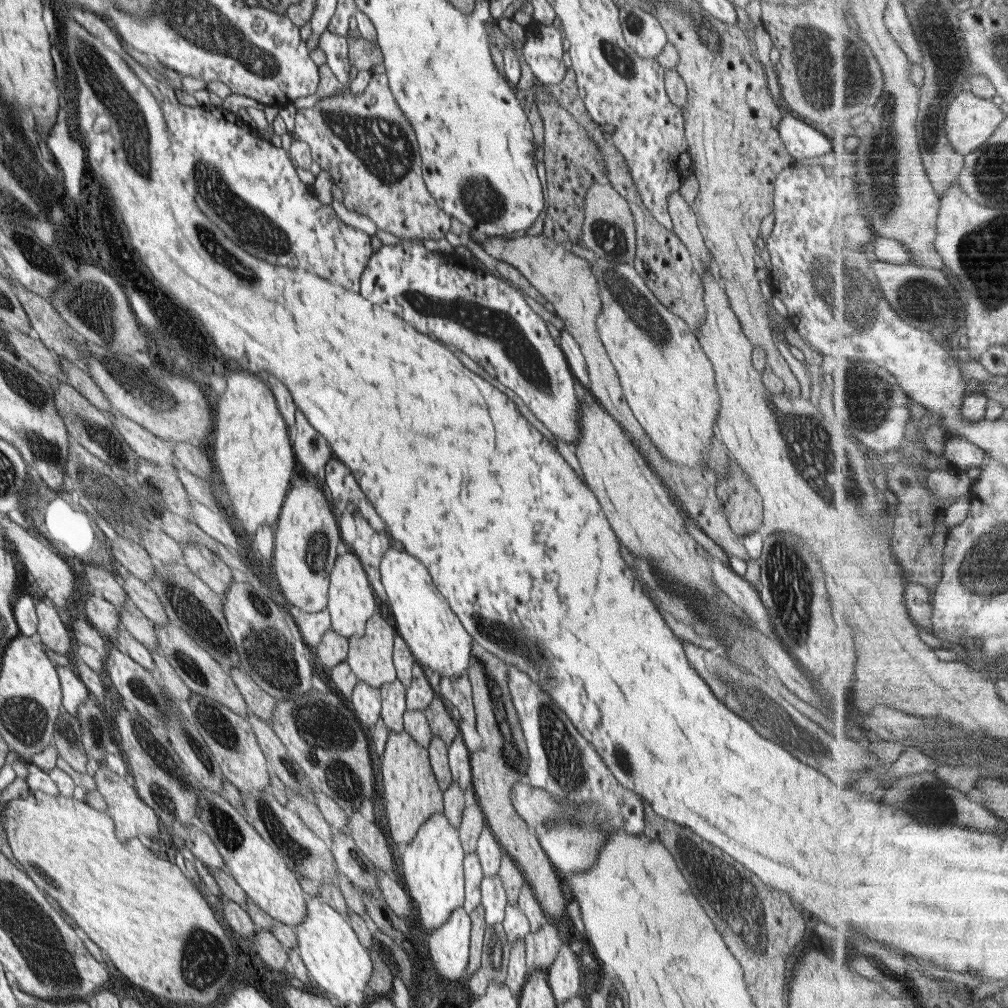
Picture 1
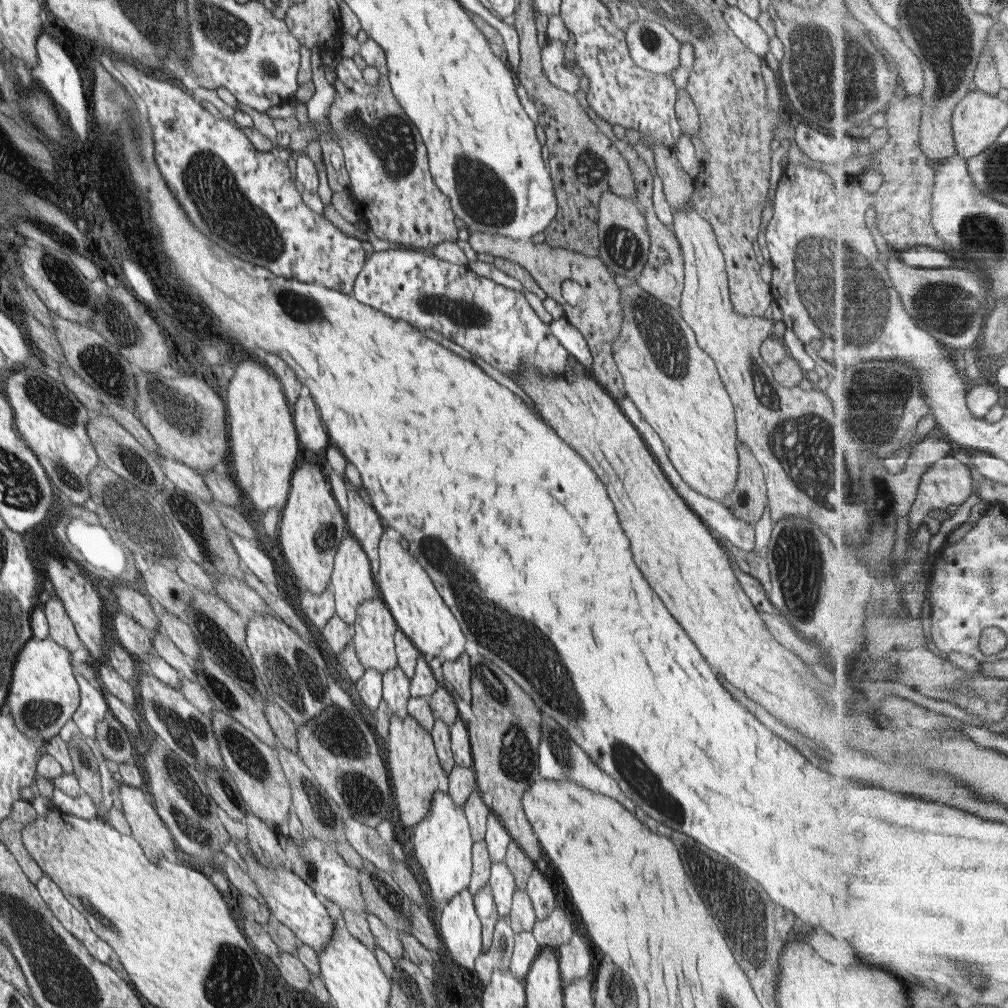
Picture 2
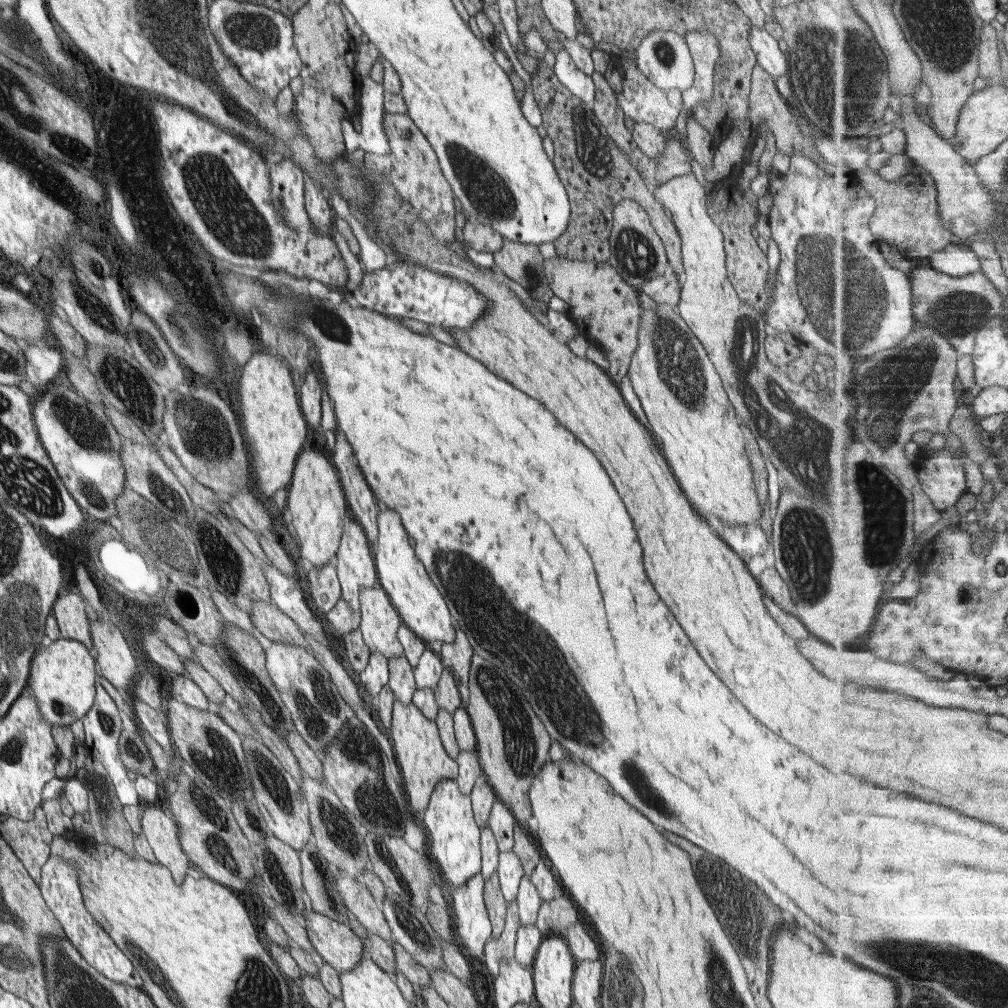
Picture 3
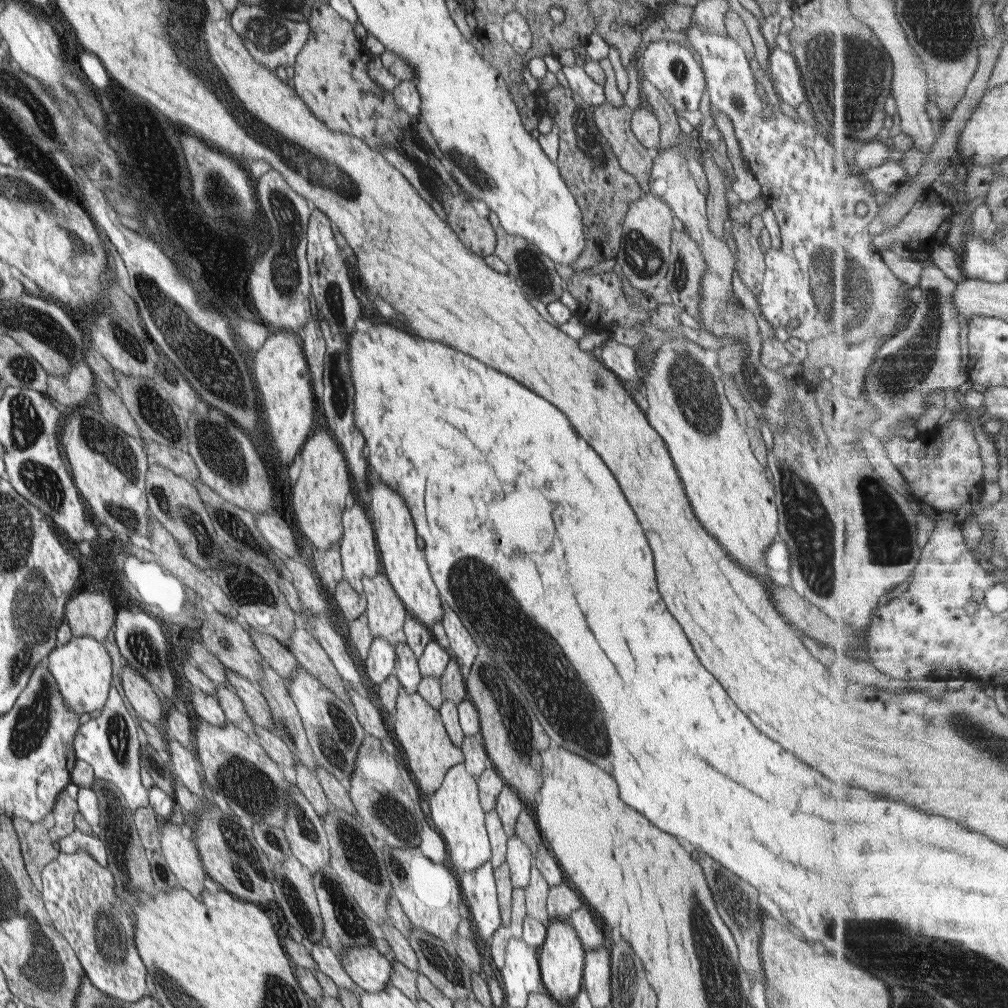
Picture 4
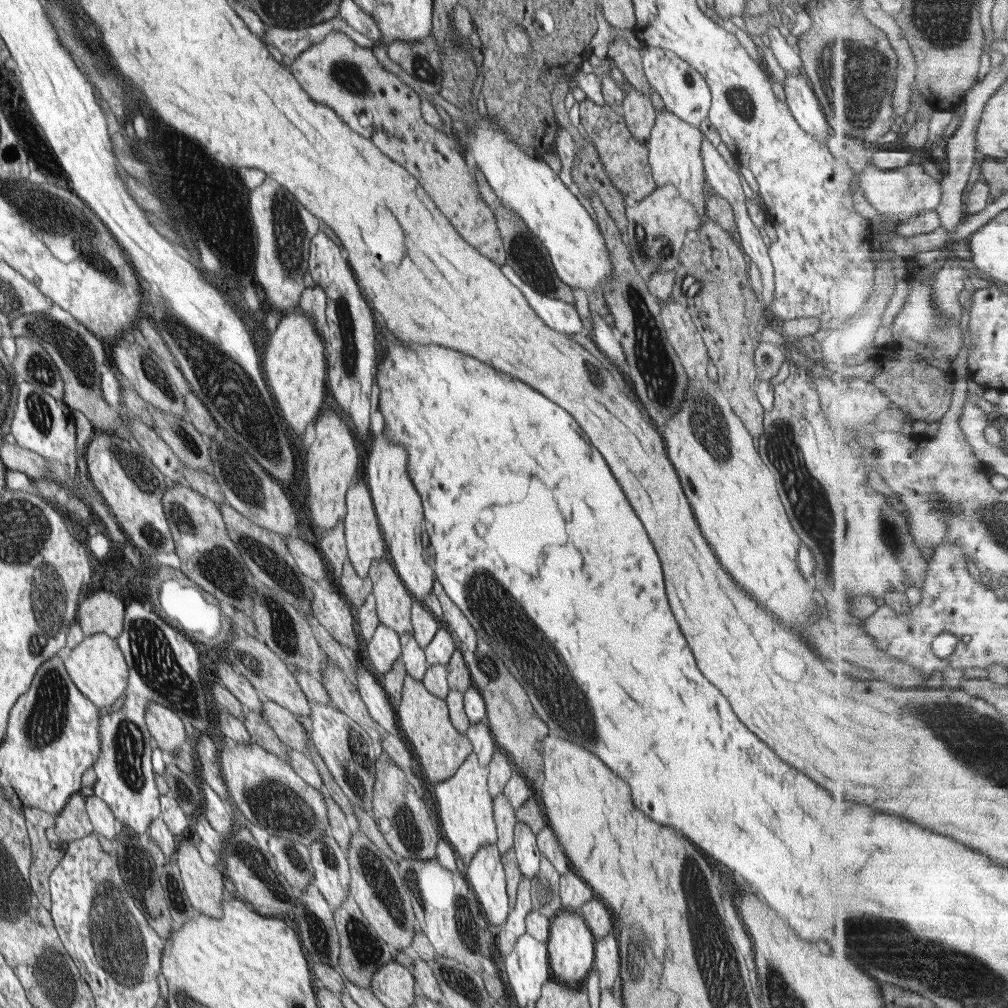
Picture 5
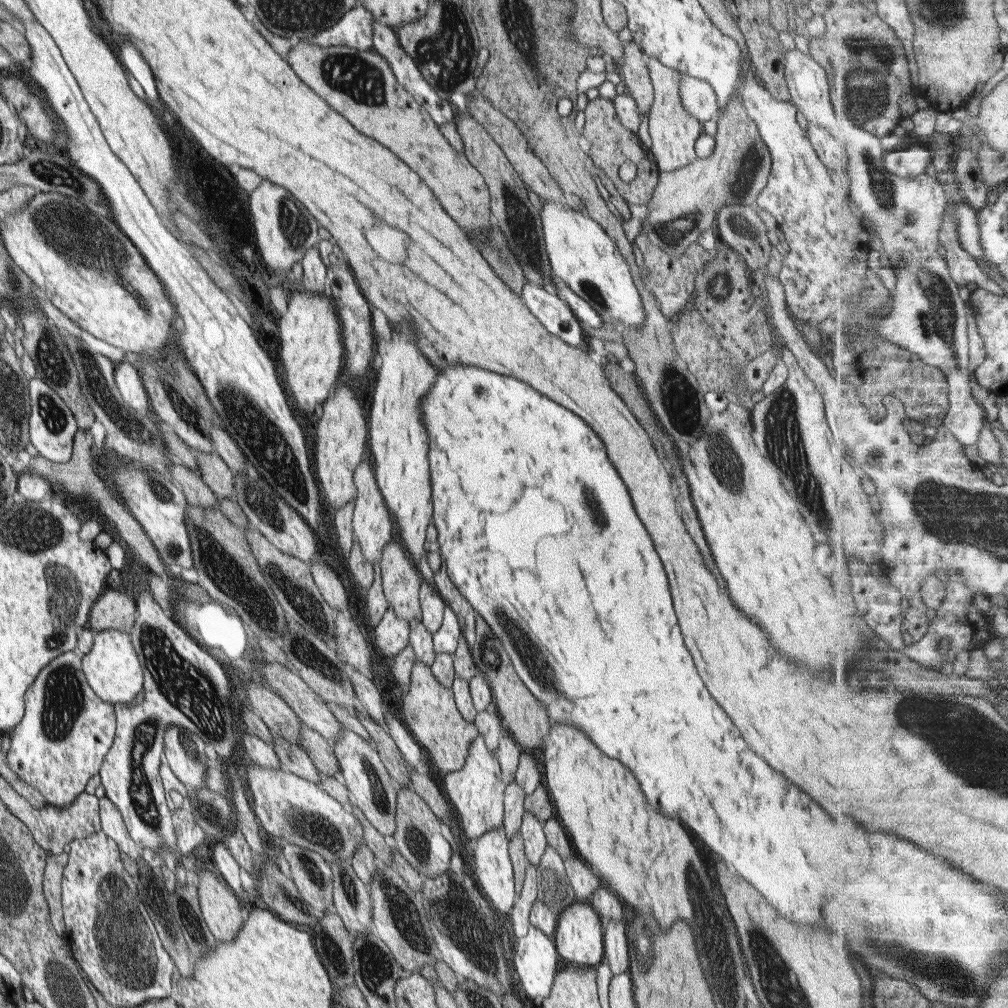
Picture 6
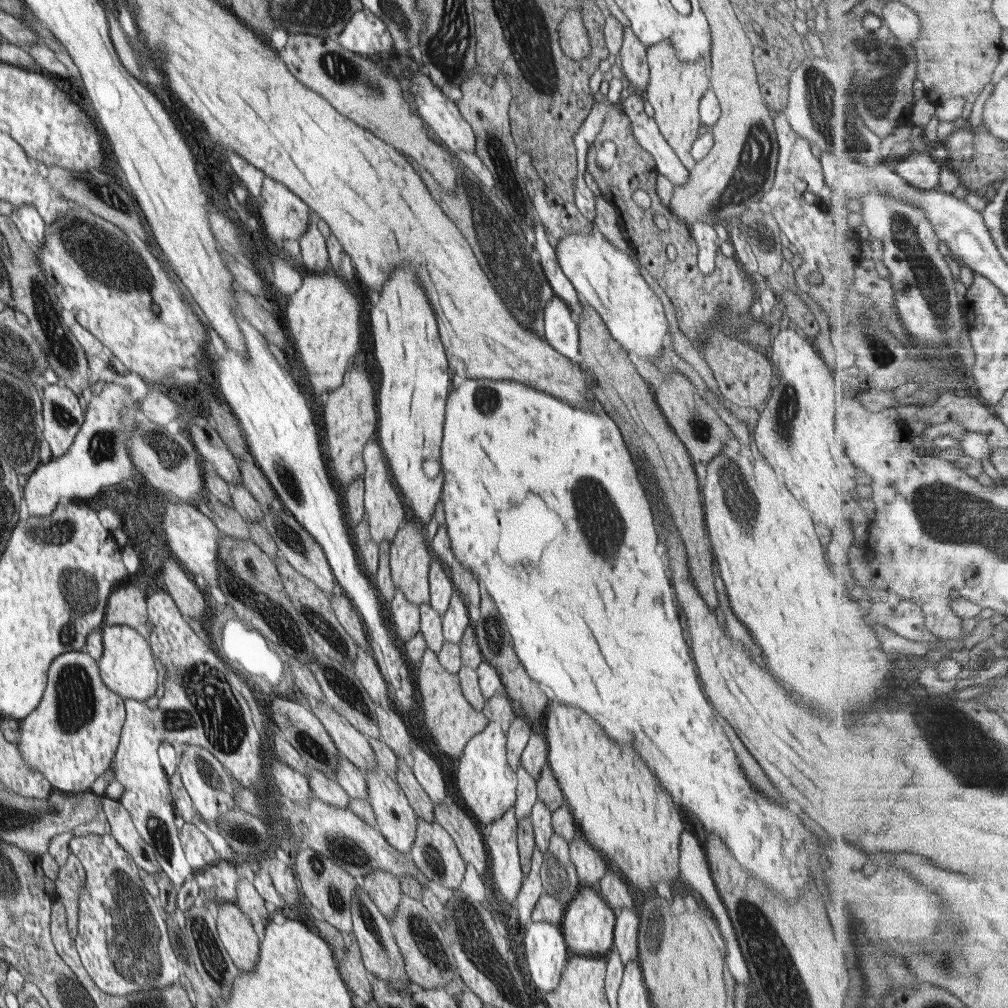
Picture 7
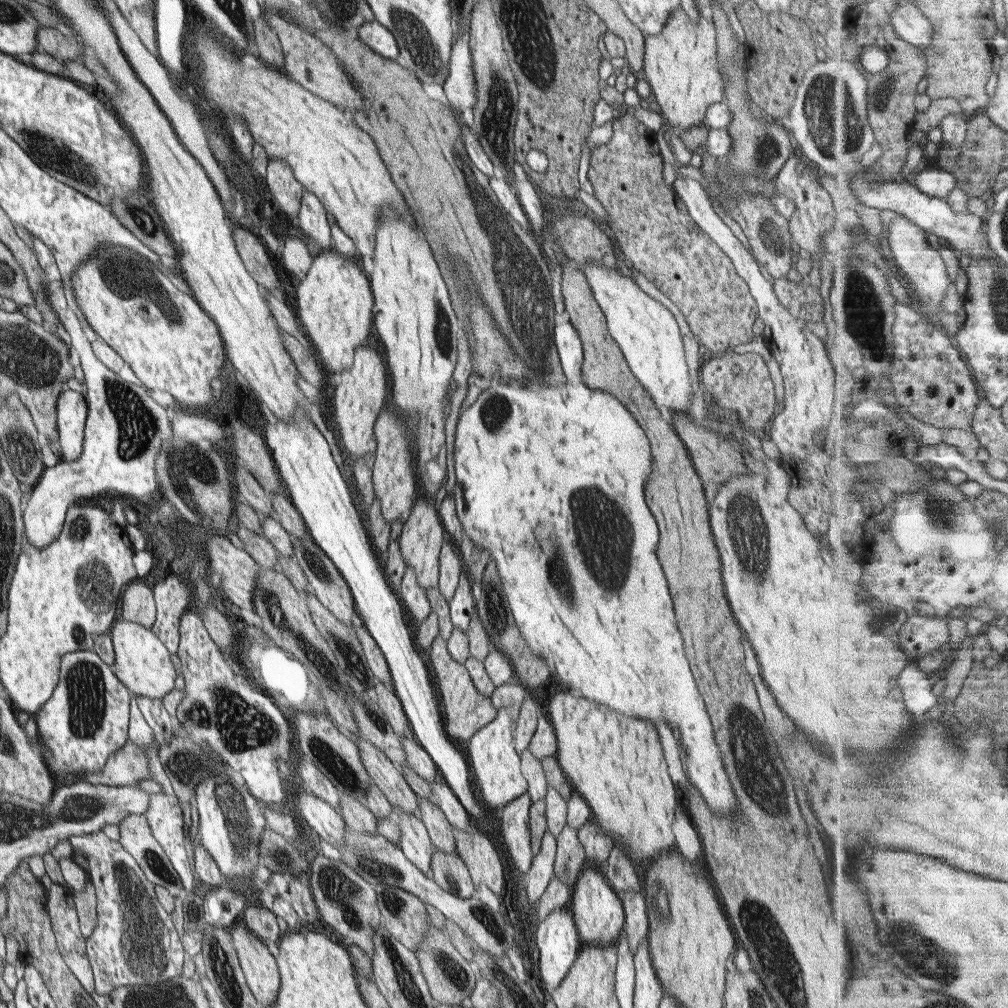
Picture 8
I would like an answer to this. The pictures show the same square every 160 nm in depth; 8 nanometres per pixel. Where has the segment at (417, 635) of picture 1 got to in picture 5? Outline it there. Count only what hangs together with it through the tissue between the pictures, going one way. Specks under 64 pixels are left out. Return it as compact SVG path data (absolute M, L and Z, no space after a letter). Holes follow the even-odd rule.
M383 429L373 438L373 445L366 466L366 480L372 495L372 504L378 526L384 538L388 552L386 557L394 566L406 588L414 599L422 601L433 590L435 572L426 562L424 546L422 546L422 531L424 530L424 508L420 494L408 474L408 453L404 445L393 443Z

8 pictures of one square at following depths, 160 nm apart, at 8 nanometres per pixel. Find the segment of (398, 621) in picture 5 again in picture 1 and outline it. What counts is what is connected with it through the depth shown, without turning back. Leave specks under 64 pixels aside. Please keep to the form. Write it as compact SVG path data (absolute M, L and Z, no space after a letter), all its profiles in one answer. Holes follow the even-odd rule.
M378 611L367 620L364 636L355 636L349 640L347 661L358 680L374 688L380 688L384 683L397 679L393 663L393 645L396 636L395 628L392 628Z

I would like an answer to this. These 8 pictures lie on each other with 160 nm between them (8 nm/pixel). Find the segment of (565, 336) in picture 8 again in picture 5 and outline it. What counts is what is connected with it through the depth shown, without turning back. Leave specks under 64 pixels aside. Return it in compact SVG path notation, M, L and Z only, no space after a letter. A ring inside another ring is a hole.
M509 264L500 266L500 271L522 291L528 305L534 309L546 326L567 335L584 333L582 321L574 306L536 292Z

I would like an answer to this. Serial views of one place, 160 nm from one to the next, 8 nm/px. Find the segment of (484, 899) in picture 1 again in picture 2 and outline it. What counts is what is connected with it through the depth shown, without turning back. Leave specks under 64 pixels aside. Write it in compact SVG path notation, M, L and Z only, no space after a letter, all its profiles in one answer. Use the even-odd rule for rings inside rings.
M505 861L491 863L488 885L491 886L499 918L505 917L511 911L513 894L517 888L514 873Z

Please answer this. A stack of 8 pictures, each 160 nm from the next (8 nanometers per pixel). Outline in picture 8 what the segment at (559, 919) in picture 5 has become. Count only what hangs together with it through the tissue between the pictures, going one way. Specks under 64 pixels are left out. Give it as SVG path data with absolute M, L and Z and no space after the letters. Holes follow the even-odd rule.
M587 865L579 873L572 890L569 907L573 911L575 925L583 946L616 944L625 923L625 912L620 897L610 886L600 866L596 868Z

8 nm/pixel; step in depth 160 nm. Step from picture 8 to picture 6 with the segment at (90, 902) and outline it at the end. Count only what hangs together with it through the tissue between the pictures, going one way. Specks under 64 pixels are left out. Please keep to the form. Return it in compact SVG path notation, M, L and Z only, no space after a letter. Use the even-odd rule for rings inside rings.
M61 852L47 857L43 876L44 896L50 904L50 918L60 936L66 934L62 918L62 881L63 872L68 862L68 854Z

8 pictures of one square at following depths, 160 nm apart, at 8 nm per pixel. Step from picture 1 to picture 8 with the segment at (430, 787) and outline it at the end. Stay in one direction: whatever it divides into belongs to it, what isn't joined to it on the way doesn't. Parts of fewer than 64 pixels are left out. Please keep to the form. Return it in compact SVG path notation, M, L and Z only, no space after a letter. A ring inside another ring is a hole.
M439 634L432 642L427 655L430 656L429 665L432 668L432 672L434 672L434 678L436 678L436 684L438 684L438 692L440 692L440 698L442 698L442 706L444 706L445 731L452 740L464 745L477 730L480 730L480 728L496 718L498 710L492 704L491 696L479 693L479 690L473 685L465 663L460 664L452 658L448 648L446 648L446 642Z

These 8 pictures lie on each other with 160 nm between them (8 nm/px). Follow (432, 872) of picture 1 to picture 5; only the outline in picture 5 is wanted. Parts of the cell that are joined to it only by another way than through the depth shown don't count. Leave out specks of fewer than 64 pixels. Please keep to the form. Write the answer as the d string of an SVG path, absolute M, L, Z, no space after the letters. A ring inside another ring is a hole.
M473 752L451 778L430 788L438 806L436 815L439 828L456 850L456 854L466 863L472 860L481 846L497 842L493 796L488 789L488 775L487 765L481 765L478 755Z

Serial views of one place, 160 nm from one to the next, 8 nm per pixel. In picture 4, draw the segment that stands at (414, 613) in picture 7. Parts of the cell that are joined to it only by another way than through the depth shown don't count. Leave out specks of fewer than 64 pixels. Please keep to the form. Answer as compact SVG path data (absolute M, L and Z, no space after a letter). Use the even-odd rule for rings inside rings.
M375 638L365 661L366 674L377 686L393 673L396 662L395 646L382 638Z

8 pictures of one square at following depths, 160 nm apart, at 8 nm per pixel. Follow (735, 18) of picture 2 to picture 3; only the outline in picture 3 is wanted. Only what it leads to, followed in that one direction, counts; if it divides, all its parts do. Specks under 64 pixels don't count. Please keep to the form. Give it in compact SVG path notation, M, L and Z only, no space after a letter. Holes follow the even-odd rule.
M750 26L748 42L756 56L758 66L762 66L768 74L772 74L774 80L786 76L789 72L787 55L778 47L778 40L764 29Z

